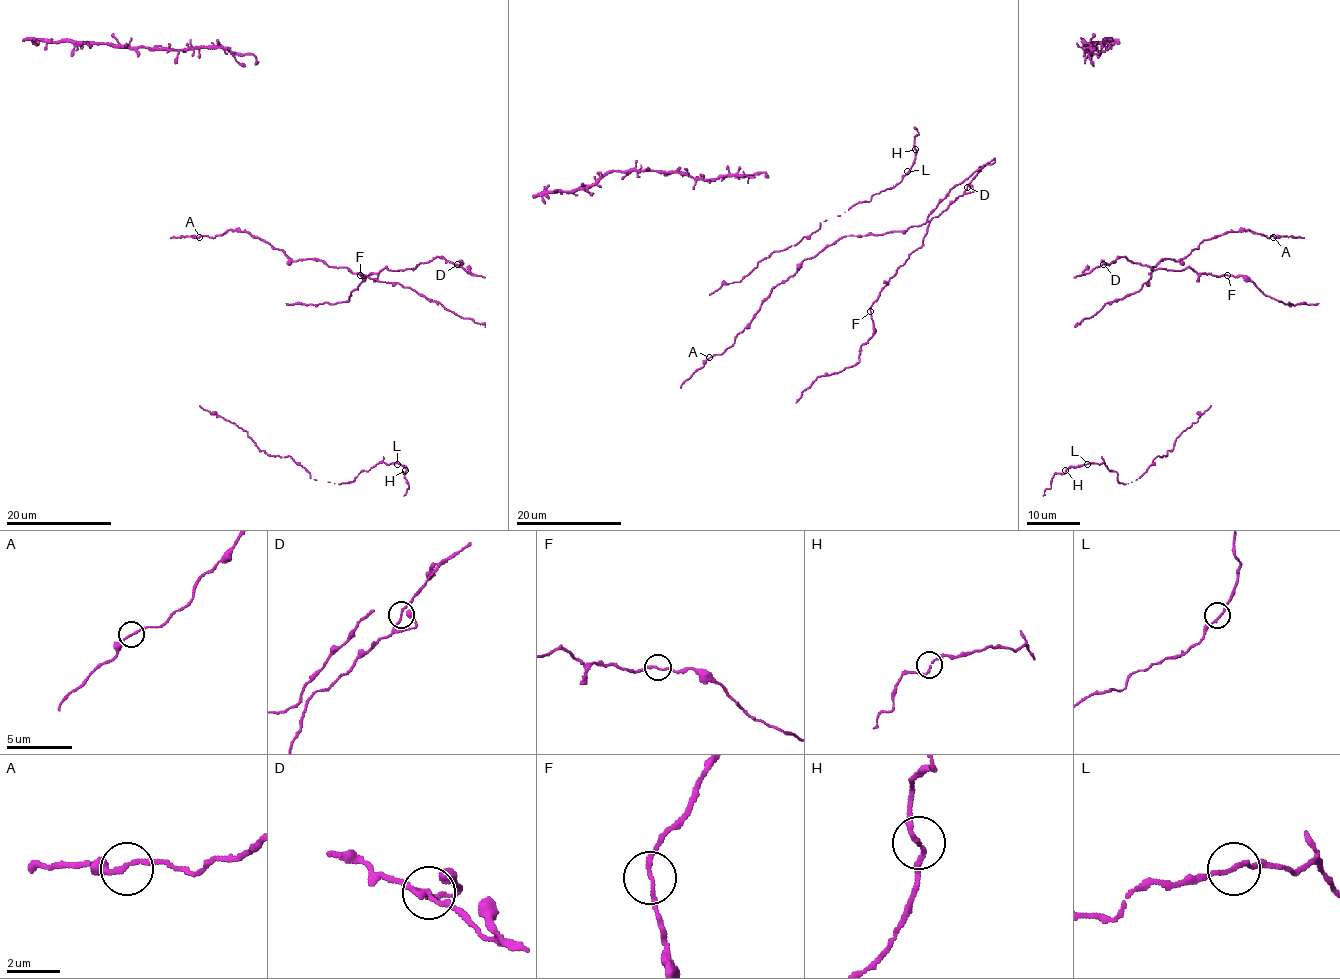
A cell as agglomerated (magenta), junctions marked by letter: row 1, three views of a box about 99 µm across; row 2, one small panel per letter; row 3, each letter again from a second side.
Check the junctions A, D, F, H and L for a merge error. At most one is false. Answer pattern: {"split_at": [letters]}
{"split_at": []}

